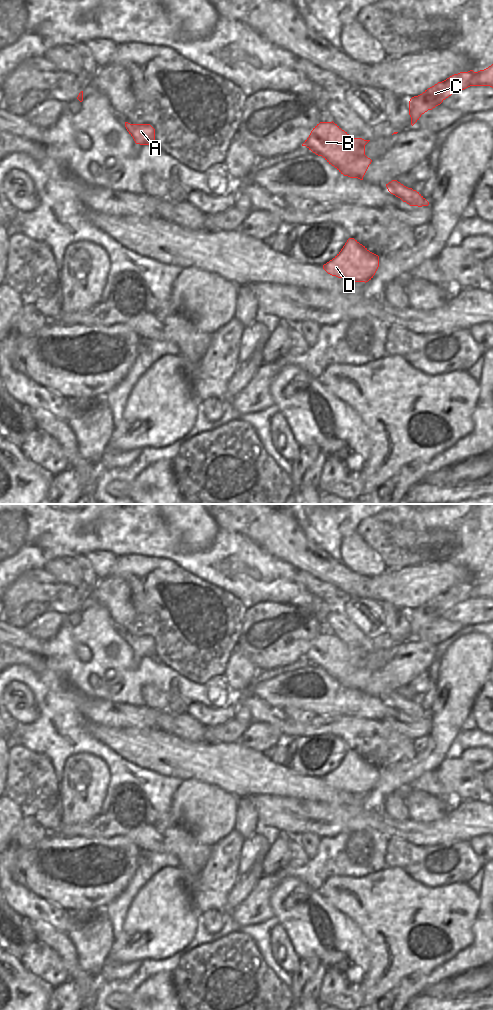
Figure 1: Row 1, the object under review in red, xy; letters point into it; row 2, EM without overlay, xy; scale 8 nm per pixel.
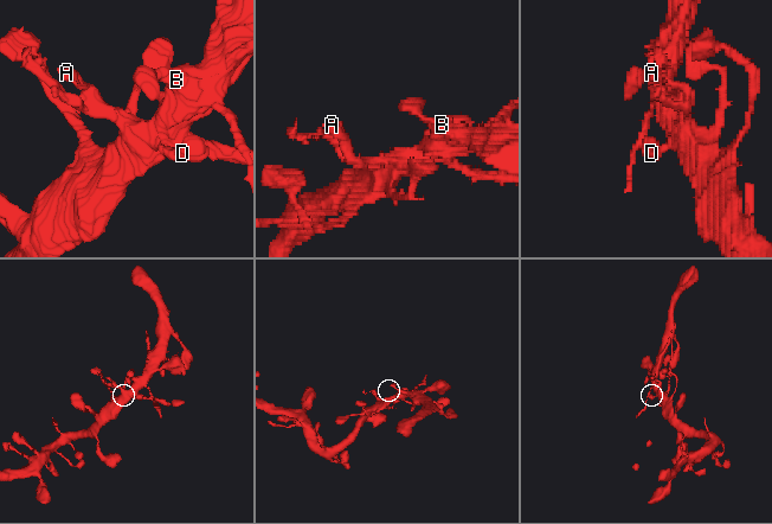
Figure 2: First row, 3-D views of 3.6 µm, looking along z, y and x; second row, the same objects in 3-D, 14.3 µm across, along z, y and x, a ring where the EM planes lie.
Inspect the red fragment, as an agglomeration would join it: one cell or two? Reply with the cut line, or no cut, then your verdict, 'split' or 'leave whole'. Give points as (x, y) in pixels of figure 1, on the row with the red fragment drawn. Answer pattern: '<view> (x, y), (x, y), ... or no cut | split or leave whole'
no cut | leave whole

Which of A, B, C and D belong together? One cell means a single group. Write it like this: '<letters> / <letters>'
A B C D

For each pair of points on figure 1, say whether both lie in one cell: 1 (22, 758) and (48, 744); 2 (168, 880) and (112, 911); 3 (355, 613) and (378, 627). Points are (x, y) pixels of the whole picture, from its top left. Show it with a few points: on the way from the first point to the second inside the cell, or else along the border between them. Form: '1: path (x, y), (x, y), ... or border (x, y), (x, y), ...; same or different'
1: border (15, 742), (38, 753), (42, 753), (53, 766); different
2: border (146, 881), (135, 895), (123, 922); different
3: path (361, 613), (372, 622); same

